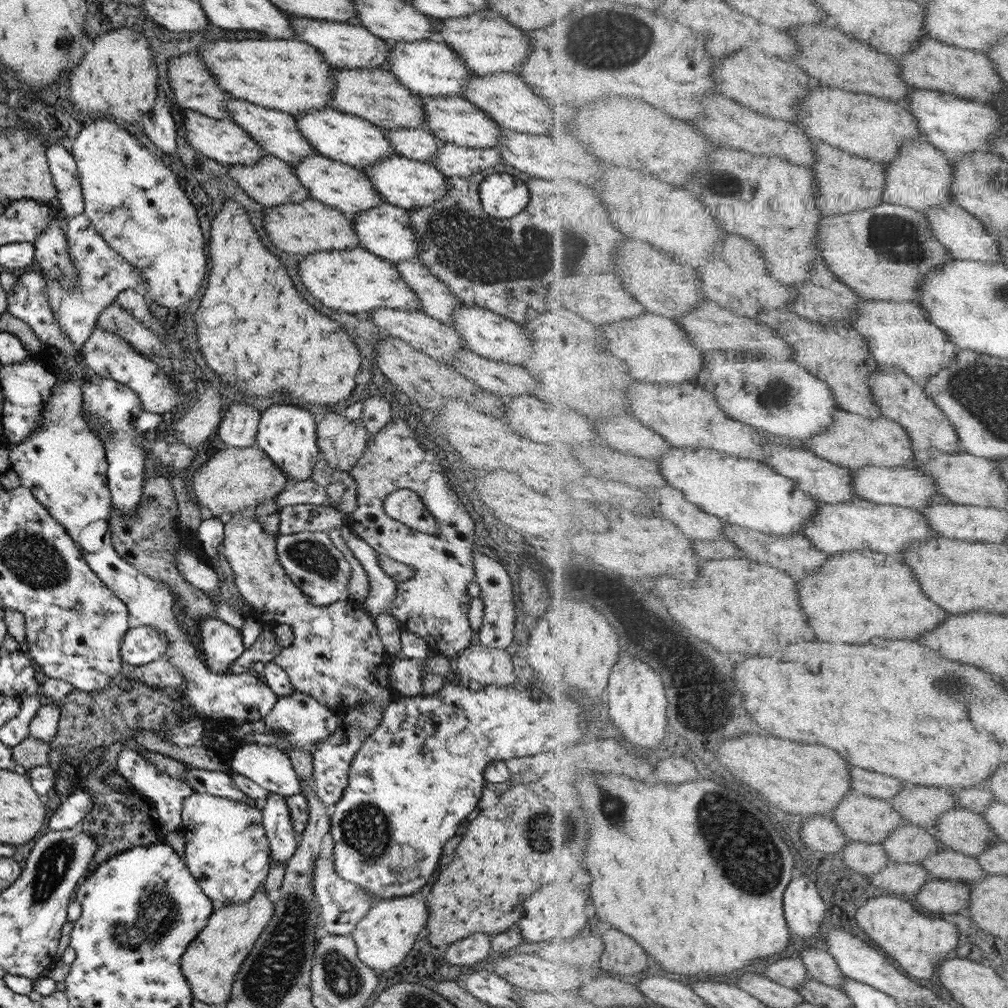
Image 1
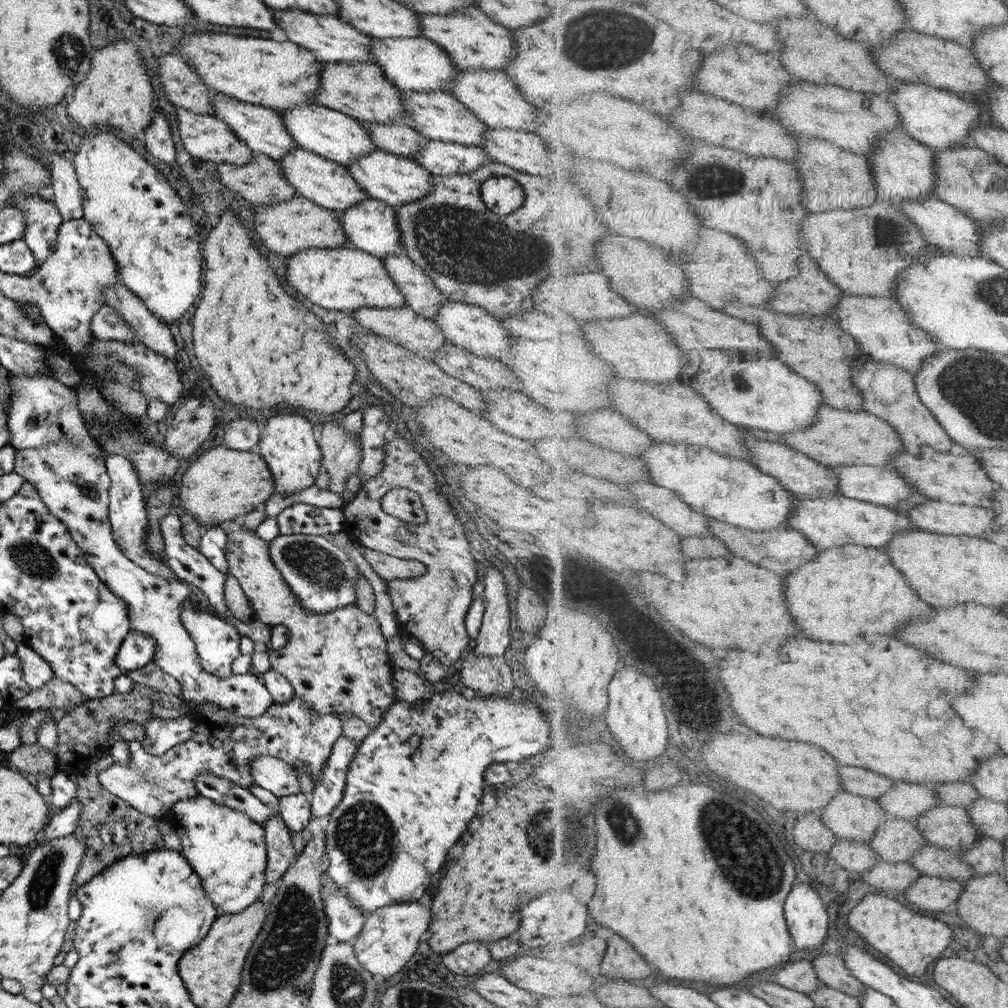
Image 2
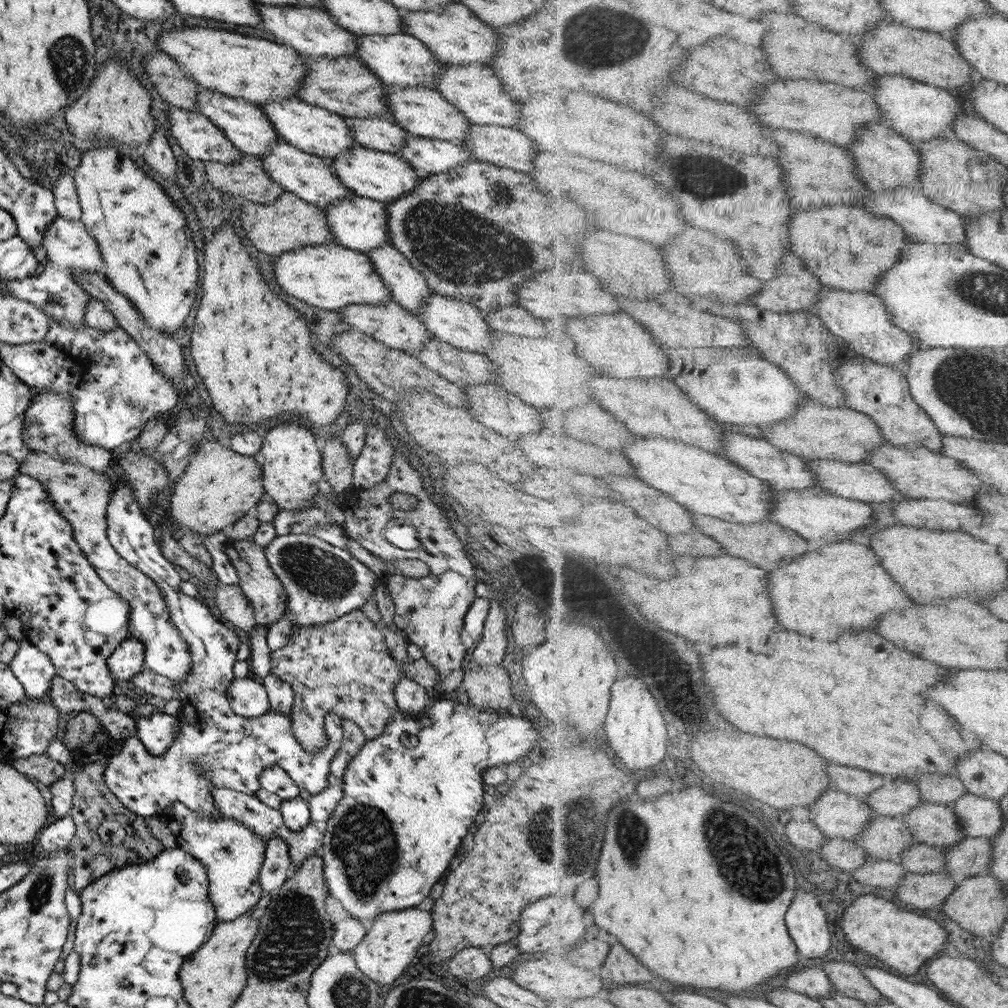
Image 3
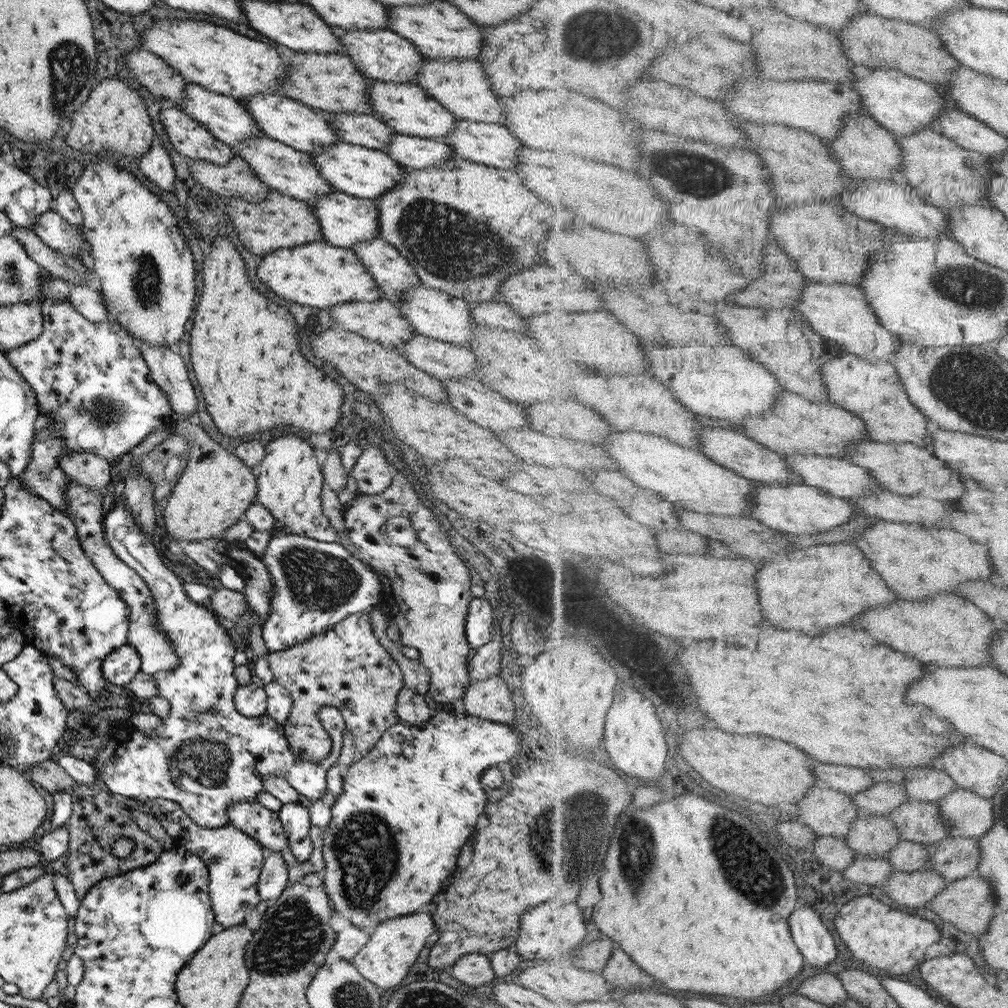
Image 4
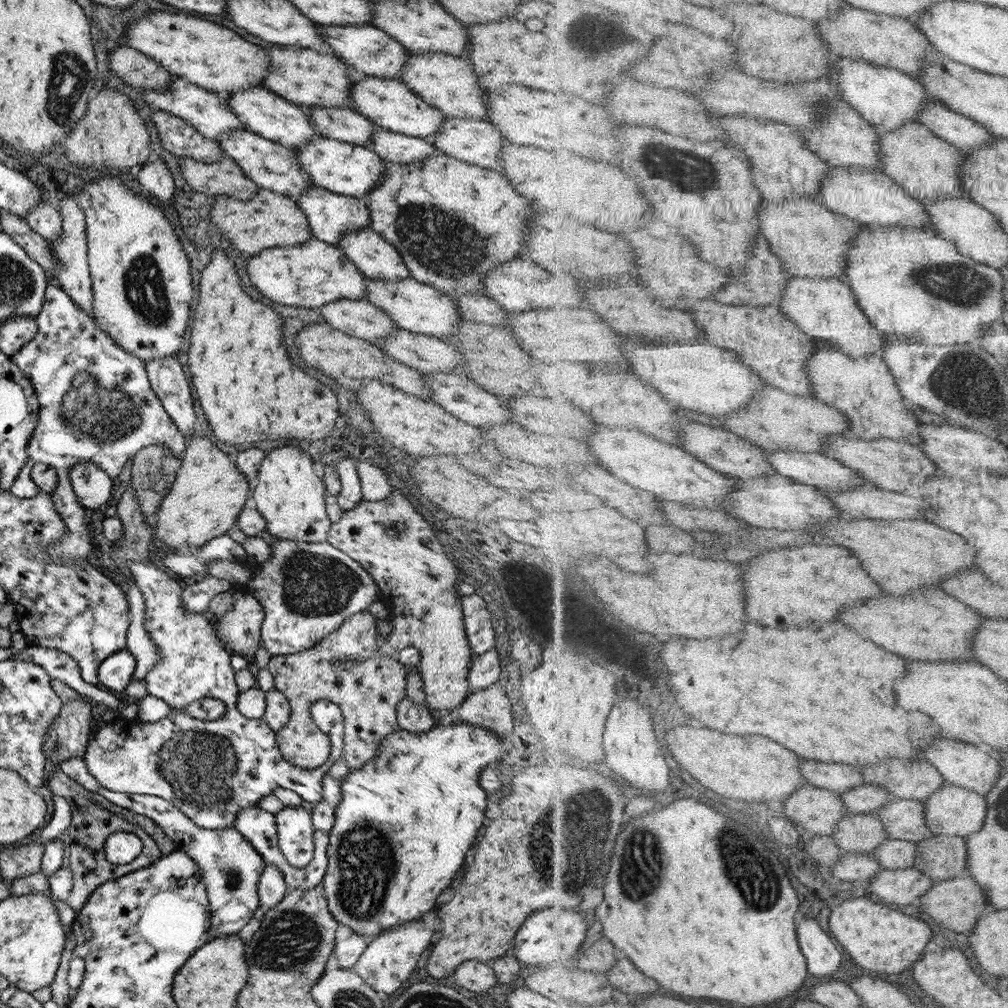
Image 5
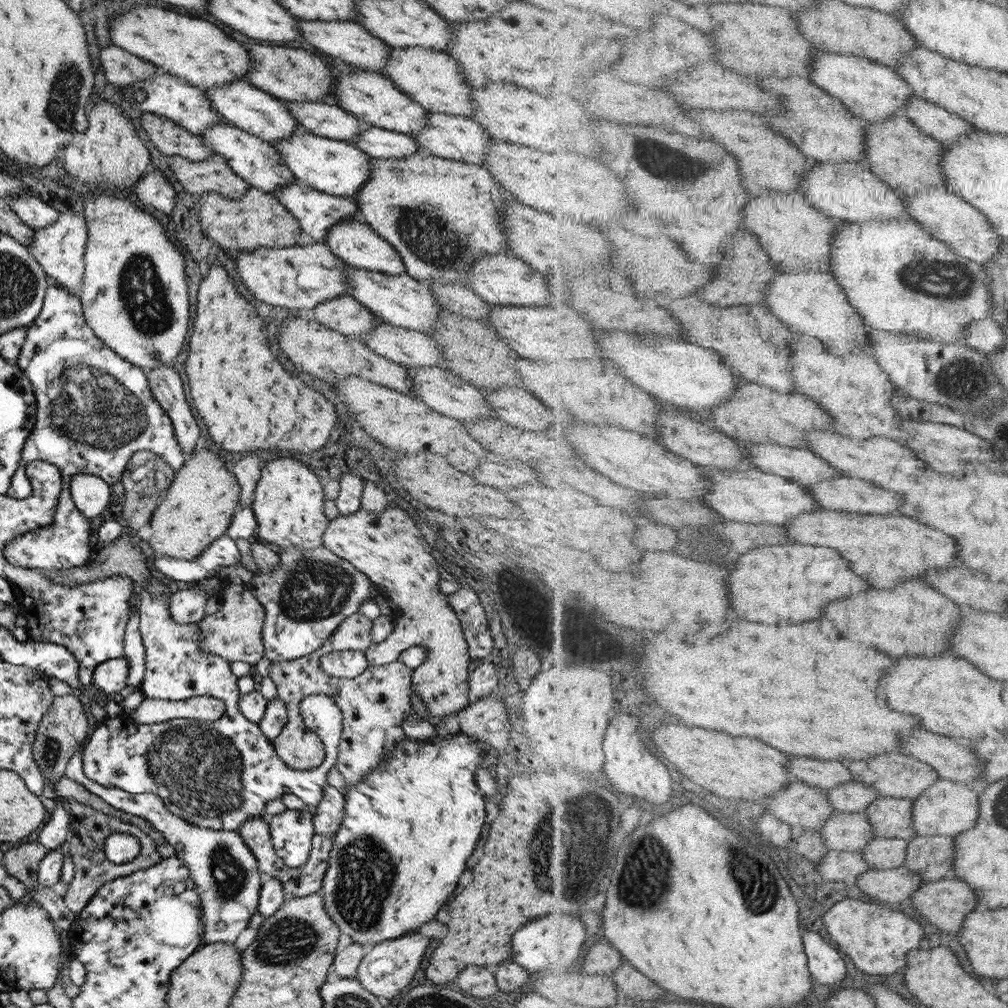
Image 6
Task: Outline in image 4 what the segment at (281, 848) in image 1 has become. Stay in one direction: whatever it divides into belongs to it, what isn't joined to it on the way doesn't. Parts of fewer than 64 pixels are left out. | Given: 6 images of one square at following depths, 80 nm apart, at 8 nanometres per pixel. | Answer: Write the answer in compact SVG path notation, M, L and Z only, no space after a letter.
M267 851L256 884L260 900L275 900L288 884L288 868L280 852Z

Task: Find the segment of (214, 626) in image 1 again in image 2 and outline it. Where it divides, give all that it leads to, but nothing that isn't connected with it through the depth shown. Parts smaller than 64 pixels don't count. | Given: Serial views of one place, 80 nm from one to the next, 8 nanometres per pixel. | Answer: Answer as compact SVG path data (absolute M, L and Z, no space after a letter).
M190 597L183 603L179 603L179 622L189 633L195 645L195 654L202 669L220 679L231 675L231 665L239 658L238 644L241 636L238 630L230 623L225 623L214 614L199 608L196 597Z

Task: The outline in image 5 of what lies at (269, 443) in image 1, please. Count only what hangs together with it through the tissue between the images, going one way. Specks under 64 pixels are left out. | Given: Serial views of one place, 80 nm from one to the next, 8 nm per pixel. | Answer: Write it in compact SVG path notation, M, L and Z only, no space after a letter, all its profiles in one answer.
M294 444L275 447L264 455L258 466L252 497L257 512L265 519L263 536L267 540L326 541L331 522L324 511L324 484L313 473L312 462L304 448Z

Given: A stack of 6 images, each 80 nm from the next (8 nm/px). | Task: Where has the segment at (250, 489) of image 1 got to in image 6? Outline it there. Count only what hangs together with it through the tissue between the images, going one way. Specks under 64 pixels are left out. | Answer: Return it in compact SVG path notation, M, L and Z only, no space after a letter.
M201 443L193 449L189 456L184 459L180 469L175 472L173 480L163 499L150 516L152 535L148 542L154 556L163 556L174 559L194 559L212 540L224 534L229 526L231 517L241 510L239 504L240 486L236 478L224 465L221 458L207 450Z

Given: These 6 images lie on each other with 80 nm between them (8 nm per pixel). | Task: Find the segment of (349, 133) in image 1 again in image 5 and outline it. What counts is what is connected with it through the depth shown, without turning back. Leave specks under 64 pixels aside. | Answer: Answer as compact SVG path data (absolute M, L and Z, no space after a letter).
M261 86L245 90L241 88L223 95L226 96L225 104L229 112L233 112L233 116L243 124L244 130L257 134L265 140L293 148L305 145L307 141L321 136L315 132L315 127L307 120L301 108Z

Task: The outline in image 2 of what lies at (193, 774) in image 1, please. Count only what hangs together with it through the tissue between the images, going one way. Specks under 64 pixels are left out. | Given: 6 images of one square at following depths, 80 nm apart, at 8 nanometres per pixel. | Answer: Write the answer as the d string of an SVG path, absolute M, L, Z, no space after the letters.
M201 773L194 778L194 785L198 794L245 813L261 826L272 815L269 806L247 792L247 789L237 786L230 780L209 773Z

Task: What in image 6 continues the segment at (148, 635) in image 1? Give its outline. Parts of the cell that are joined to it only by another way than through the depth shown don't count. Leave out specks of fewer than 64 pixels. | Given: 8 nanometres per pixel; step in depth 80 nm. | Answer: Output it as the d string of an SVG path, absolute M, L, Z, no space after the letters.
M113 658L99 664L92 674L93 693L97 692L101 696L116 697L116 694L126 685L128 673L127 660Z

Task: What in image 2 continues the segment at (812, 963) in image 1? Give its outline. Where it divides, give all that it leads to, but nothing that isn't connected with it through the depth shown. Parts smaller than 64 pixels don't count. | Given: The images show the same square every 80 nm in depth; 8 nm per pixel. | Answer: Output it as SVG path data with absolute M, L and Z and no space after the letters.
M817 955L812 963L823 984L862 999L867 986L853 976L841 955Z

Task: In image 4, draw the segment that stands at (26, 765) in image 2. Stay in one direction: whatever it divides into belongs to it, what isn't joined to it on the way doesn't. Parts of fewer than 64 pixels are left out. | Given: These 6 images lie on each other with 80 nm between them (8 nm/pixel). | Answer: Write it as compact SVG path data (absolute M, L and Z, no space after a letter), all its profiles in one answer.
M52 757L36 762L28 772L32 783L41 785L49 793L69 792L75 781L56 763Z

